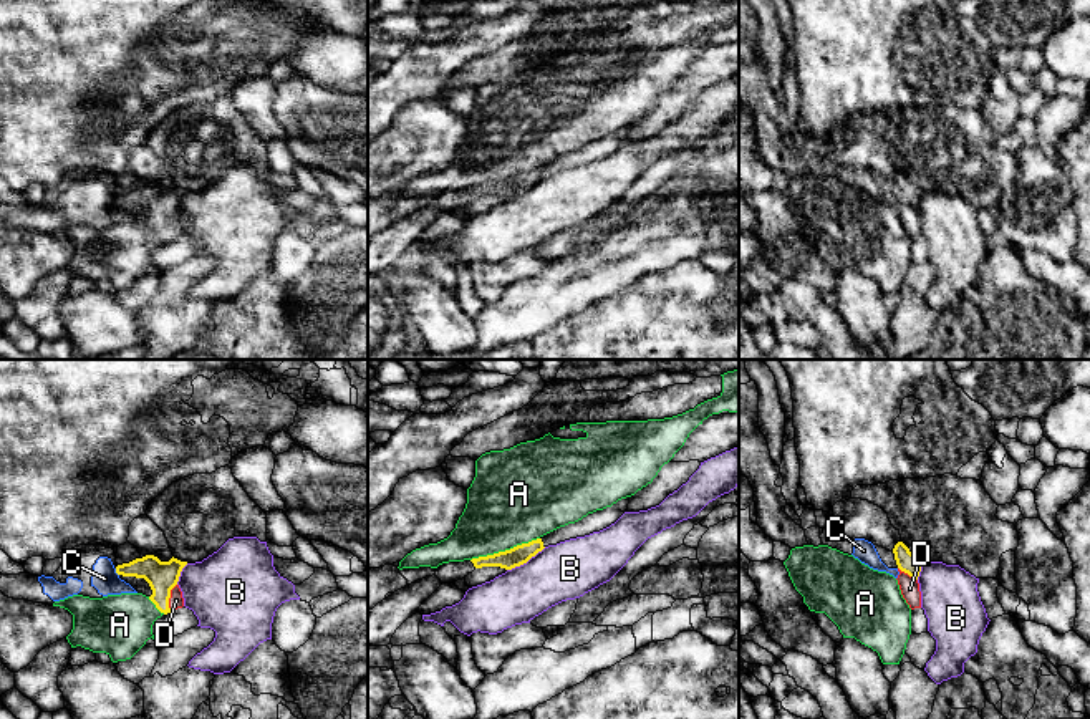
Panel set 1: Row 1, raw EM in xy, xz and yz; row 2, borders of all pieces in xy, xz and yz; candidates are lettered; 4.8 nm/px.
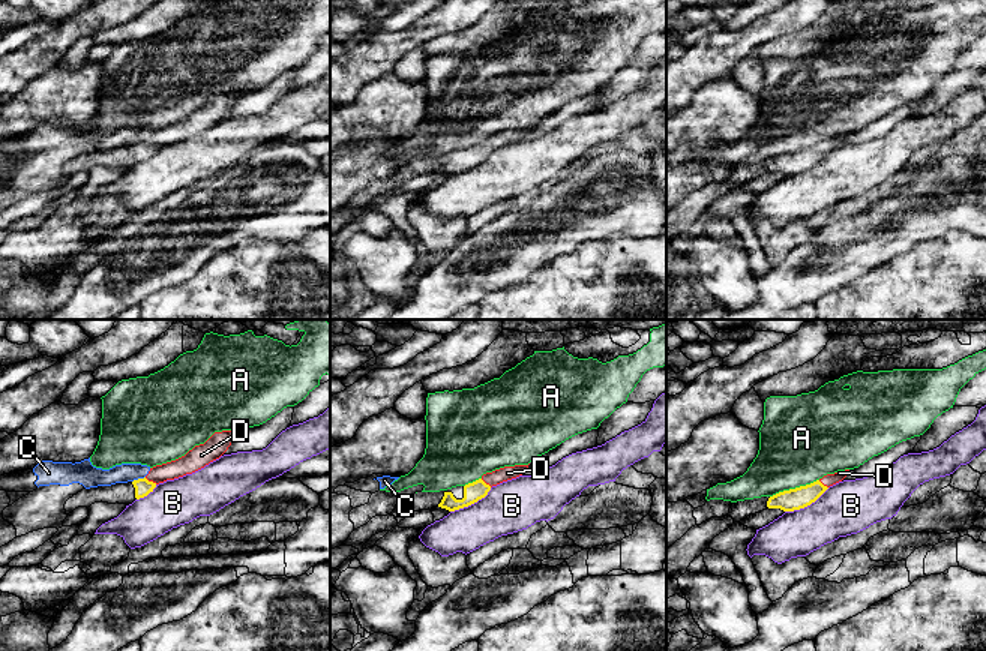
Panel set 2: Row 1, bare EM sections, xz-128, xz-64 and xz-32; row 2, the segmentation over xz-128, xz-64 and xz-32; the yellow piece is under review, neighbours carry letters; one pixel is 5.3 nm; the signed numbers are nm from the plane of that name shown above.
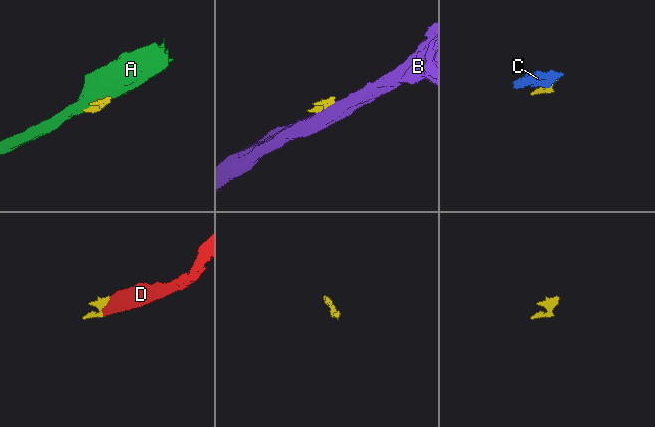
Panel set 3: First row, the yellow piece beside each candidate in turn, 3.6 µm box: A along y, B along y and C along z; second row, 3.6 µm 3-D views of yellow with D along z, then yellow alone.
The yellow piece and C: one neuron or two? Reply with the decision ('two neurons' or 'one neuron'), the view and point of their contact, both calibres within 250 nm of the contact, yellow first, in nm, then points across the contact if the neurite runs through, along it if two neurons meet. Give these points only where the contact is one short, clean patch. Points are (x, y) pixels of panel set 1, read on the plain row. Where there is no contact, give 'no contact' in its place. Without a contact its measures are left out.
two neurons; contact xy (116, 201); calibres 150 and 130 nm; border xy (115, 197), (118, 204)

